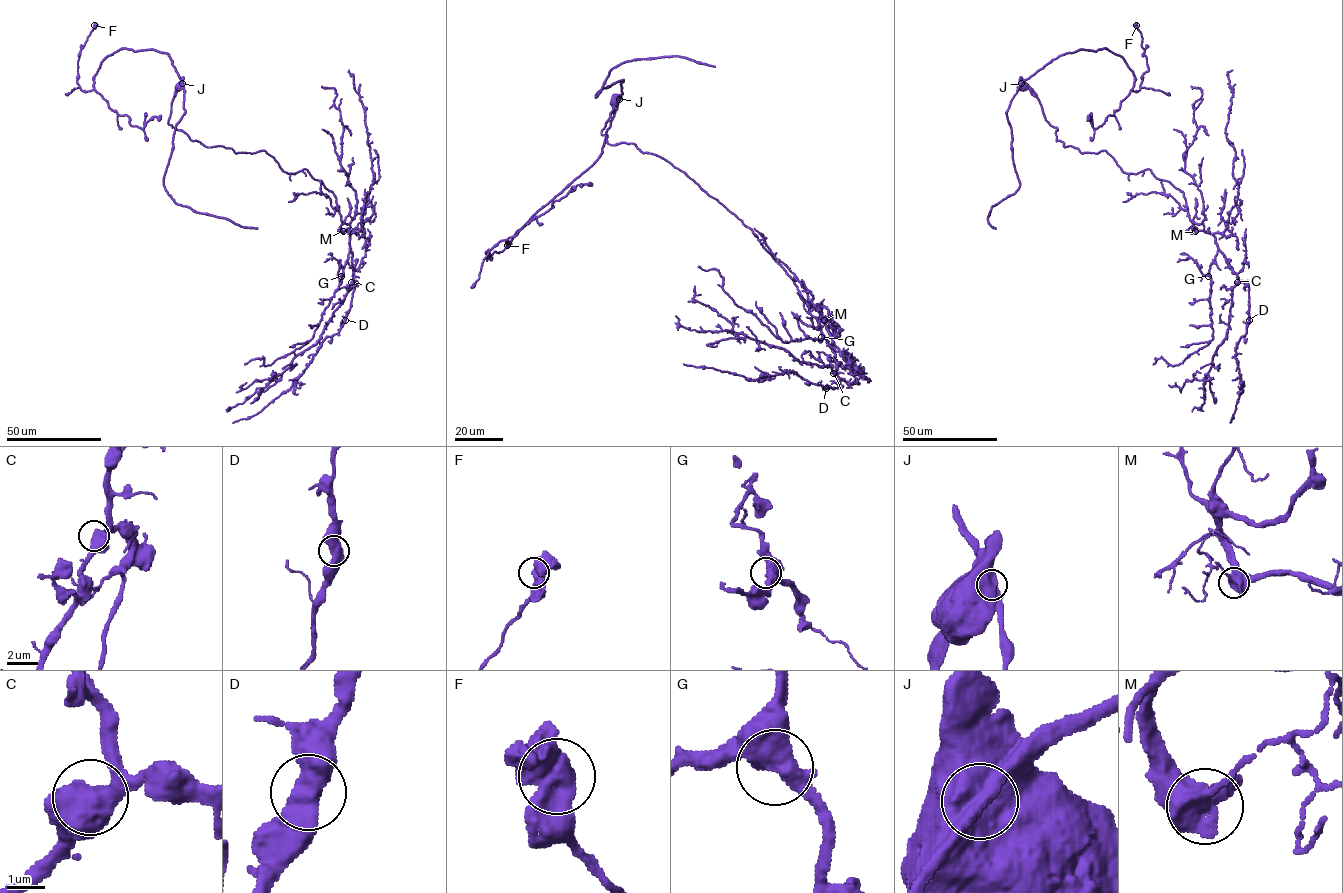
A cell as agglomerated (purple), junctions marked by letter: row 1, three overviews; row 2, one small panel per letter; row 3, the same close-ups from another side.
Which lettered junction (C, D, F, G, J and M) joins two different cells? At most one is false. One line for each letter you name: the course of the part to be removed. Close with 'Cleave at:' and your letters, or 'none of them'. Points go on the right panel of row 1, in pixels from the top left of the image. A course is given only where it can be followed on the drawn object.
J: foreign part runs (1021, 83), (1060, 55), (1106, 48), (1126, 63), (1134, 77), (1134, 87), (1101, 126), (1094, 128), (1088, 116)
Cleave at: J

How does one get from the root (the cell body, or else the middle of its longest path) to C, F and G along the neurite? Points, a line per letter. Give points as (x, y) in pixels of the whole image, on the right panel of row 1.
C: (1023, 85), (1064, 147), (1105, 150), (1123, 172), (1149, 169), (1181, 190), (1194, 227), (1214, 237), (1237, 282)
F: (1023, 85), (1060, 55), (1106, 48), (1126, 61), (1134, 76), (1132, 90), (1138, 91), (1148, 67), (1136, 25)
G: (1023, 85), (1064, 147), (1105, 150), (1123, 172), (1149, 169), (1183, 193), (1194, 227), (1215, 238), (1208, 276)

